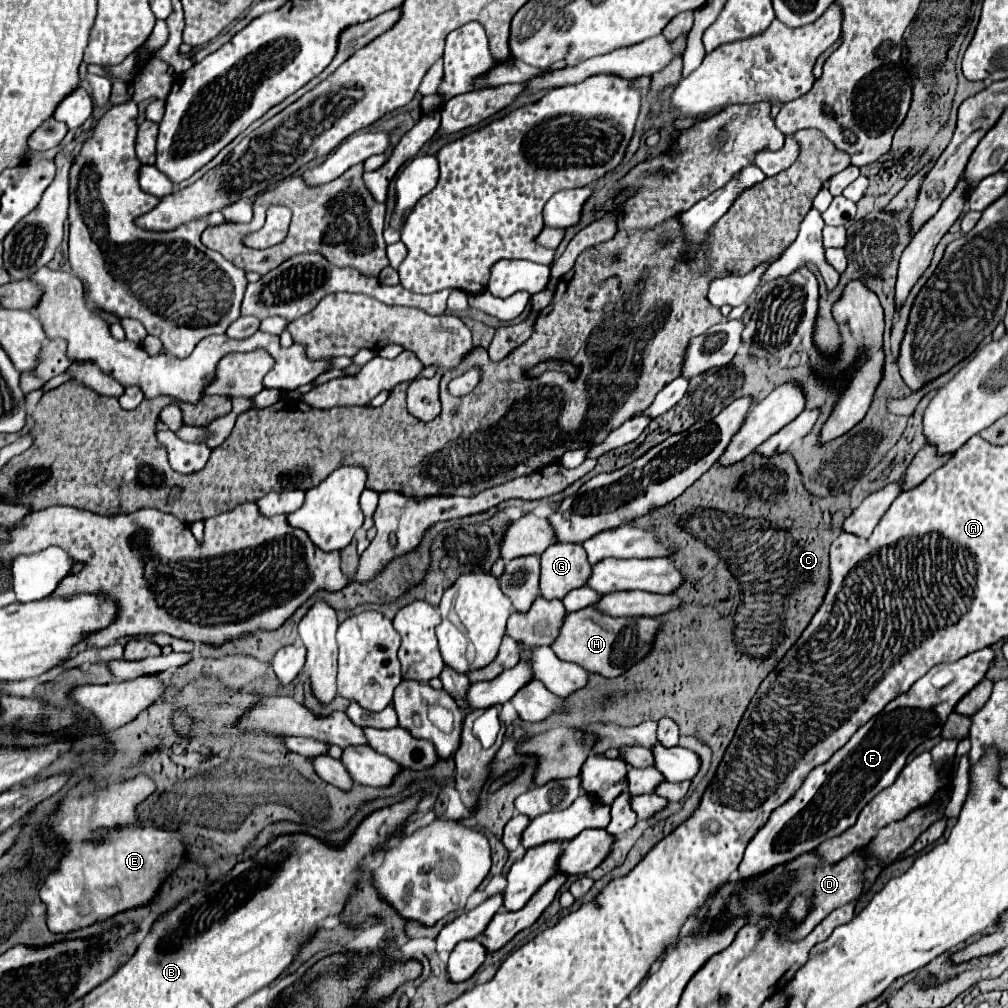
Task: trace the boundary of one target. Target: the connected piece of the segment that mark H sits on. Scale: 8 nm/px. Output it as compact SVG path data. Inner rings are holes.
M583 608L569 612L559 628L559 636L553 640L553 652L567 662L575 662L589 672L615 678L639 662L651 648L653 636L661 622L651 616L633 616L633 618L611 618L595 608Z

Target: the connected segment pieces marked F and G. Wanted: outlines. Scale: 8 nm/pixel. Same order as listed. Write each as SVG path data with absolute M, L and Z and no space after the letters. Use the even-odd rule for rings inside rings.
M989 648L973 652L953 664L939 664L935 668L931 668L923 678L919 678L907 692L899 694L895 700L891 700L883 712L879 712L877 716L873 716L865 726L861 726L851 740L839 748L835 752L835 756L831 756L831 760L827 760L827 764L821 764L817 768L813 768L807 778L803 780L803 784L799 786L799 792L795 792L795 796L791 796L791 800L787 800L787 804L781 804L779 808L775 808L775 812L771 812L767 824L755 834L755 838L749 842L745 856L739 864L739 876L741 878L749 878L755 874L761 874L777 864L783 864L787 860L791 860L793 856L799 856L803 852L813 850L815 846L819 846L825 840L831 840L835 836L839 836L843 830L847 830L849 826L855 824L859 812L863 810L863 806L881 790L885 790L887 786L891 786L895 782L895 778L899 776L901 768L907 762L907 756L925 740L935 738L941 734L941 726L947 720L947 716L951 714L951 710L955 708L955 704L977 684L983 680L987 668L991 666L993 660L993 652ZM939 672L951 672L953 680L941 688L937 688L931 680L935 674Z
M551 544L541 554L541 596L545 598L563 598L569 590L579 588L591 574L591 564L587 562L587 554L581 544Z

